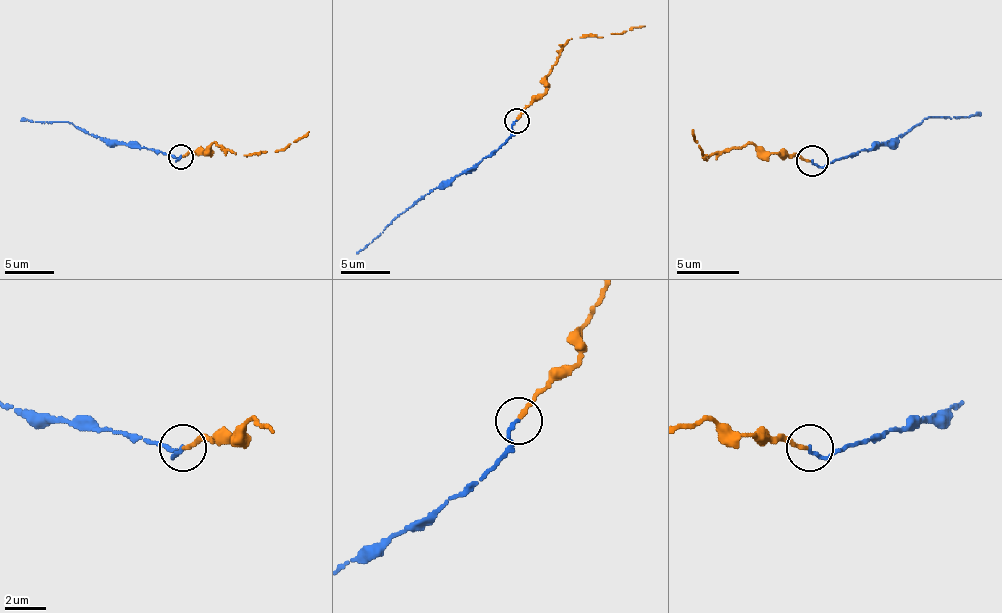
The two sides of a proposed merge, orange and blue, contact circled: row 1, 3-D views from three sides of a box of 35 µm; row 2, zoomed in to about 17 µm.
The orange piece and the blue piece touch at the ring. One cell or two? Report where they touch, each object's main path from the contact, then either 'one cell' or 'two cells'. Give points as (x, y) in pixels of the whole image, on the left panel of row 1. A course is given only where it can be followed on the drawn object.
at (181, 156); orange runs (180, 157), (207, 152), (215, 142), (235, 154), (284, 149), (309, 132); blue runs (180, 157), (175, 162), (175, 157), (140, 147), (106, 144), (71, 122), (31, 122), (21, 117); one cell

